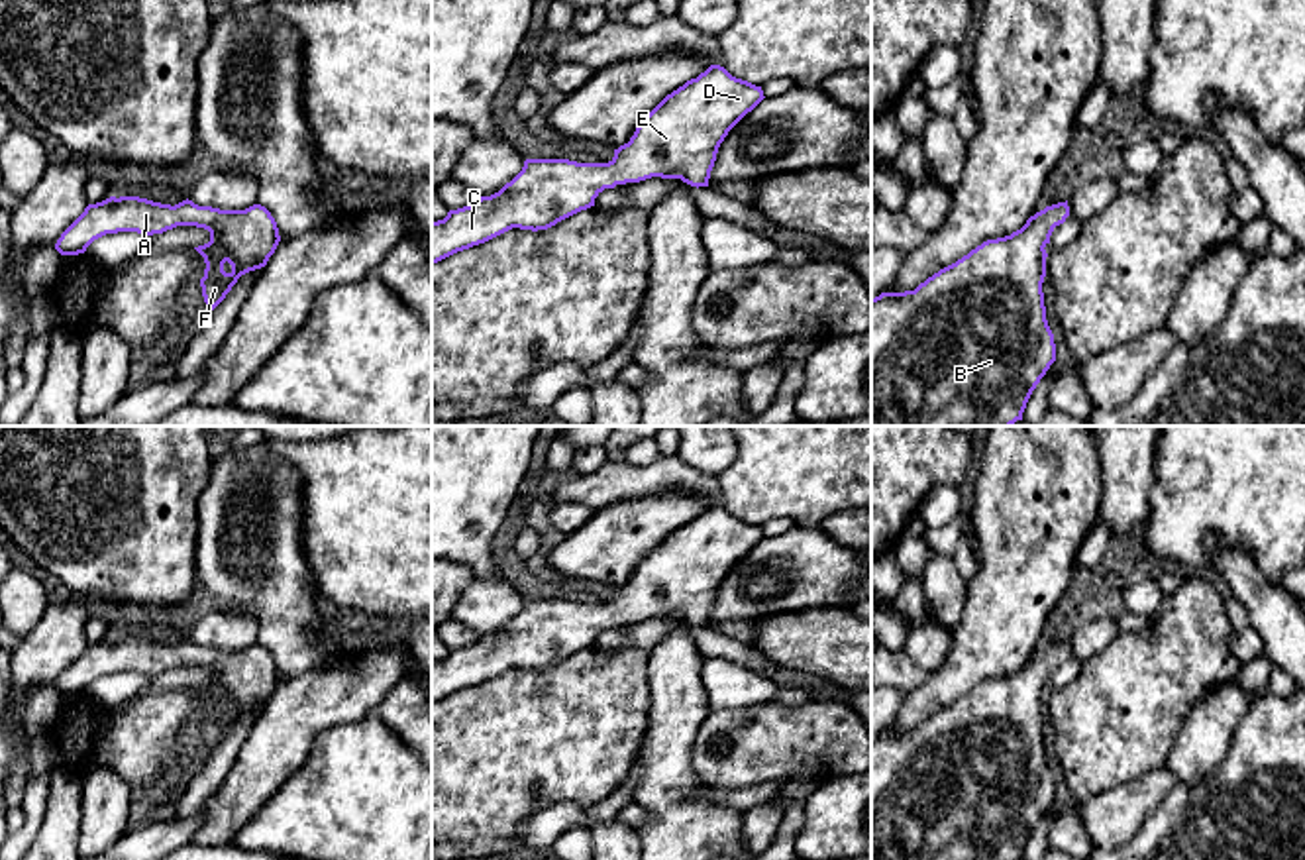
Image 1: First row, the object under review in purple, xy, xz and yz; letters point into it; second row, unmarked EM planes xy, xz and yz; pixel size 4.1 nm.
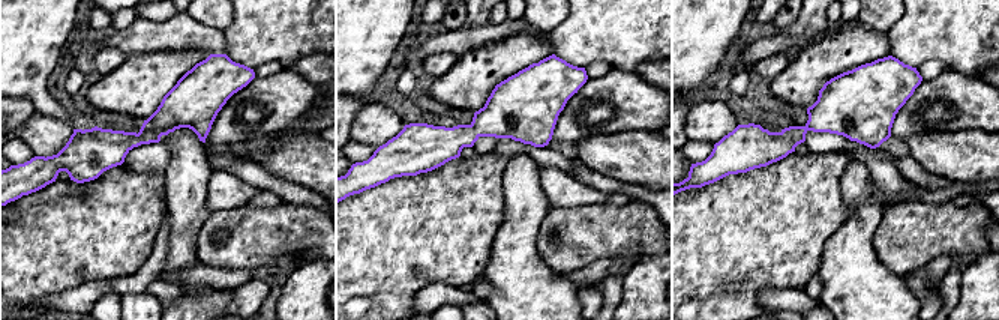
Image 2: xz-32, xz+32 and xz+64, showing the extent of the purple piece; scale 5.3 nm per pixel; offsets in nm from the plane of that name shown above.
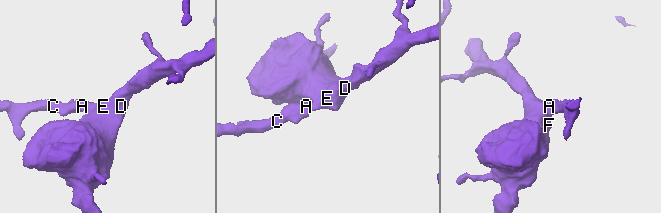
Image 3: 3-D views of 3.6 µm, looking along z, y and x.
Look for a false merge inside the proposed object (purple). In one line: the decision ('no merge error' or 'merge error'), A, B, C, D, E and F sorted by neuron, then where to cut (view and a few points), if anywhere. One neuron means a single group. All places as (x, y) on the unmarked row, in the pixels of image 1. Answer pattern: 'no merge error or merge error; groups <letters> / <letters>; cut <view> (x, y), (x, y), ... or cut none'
no merge error; groups A B C D E F; cut none

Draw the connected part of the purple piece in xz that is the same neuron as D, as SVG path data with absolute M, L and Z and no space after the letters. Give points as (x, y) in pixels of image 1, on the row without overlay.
M710 505L697 518L667 534L636 567L628 583L614 589L608 603L577 603L569 599L526 599L522 611L491 636L479 636L475 644L449 650L444 660L432 662L432 705L473 685L485 683L512 668L548 670L557 662L595 646L595 638L604 628L640 622L652 617L681 618L691 626L708 626L716 593L728 571L763 540L761 526L732 516L724 507Z

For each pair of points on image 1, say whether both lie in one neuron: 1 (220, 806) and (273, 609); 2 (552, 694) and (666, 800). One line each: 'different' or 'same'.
1: different
2: different

